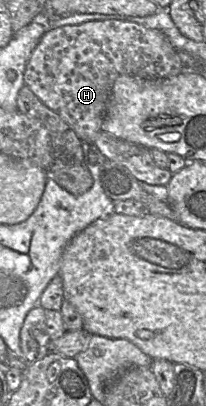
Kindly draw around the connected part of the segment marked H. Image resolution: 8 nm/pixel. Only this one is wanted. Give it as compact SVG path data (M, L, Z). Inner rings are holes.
M121 20L64 25L44 33L24 72L24 83L56 112L82 142L93 143L101 132L115 80L121 75L145 79L172 77L184 71L173 45L156 29Z

